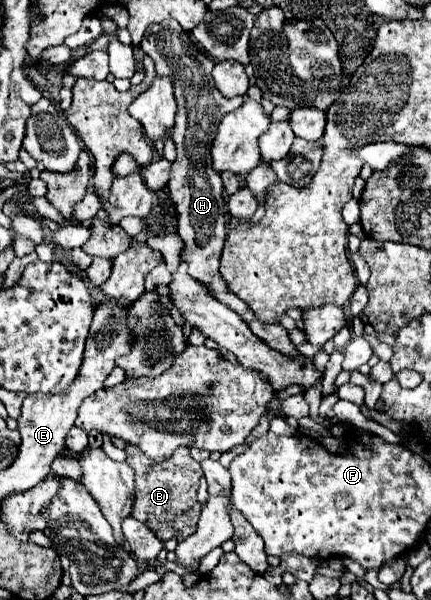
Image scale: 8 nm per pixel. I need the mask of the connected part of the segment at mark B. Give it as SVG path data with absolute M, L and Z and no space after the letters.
M126 446L128 464L134 468L136 474L136 496L132 504L132 516L144 522L160 540L176 538L182 542L196 530L196 522L200 516L200 504L196 500L198 480L202 478L200 464L190 456L190 450L178 448L170 462L150 462L138 446Z

